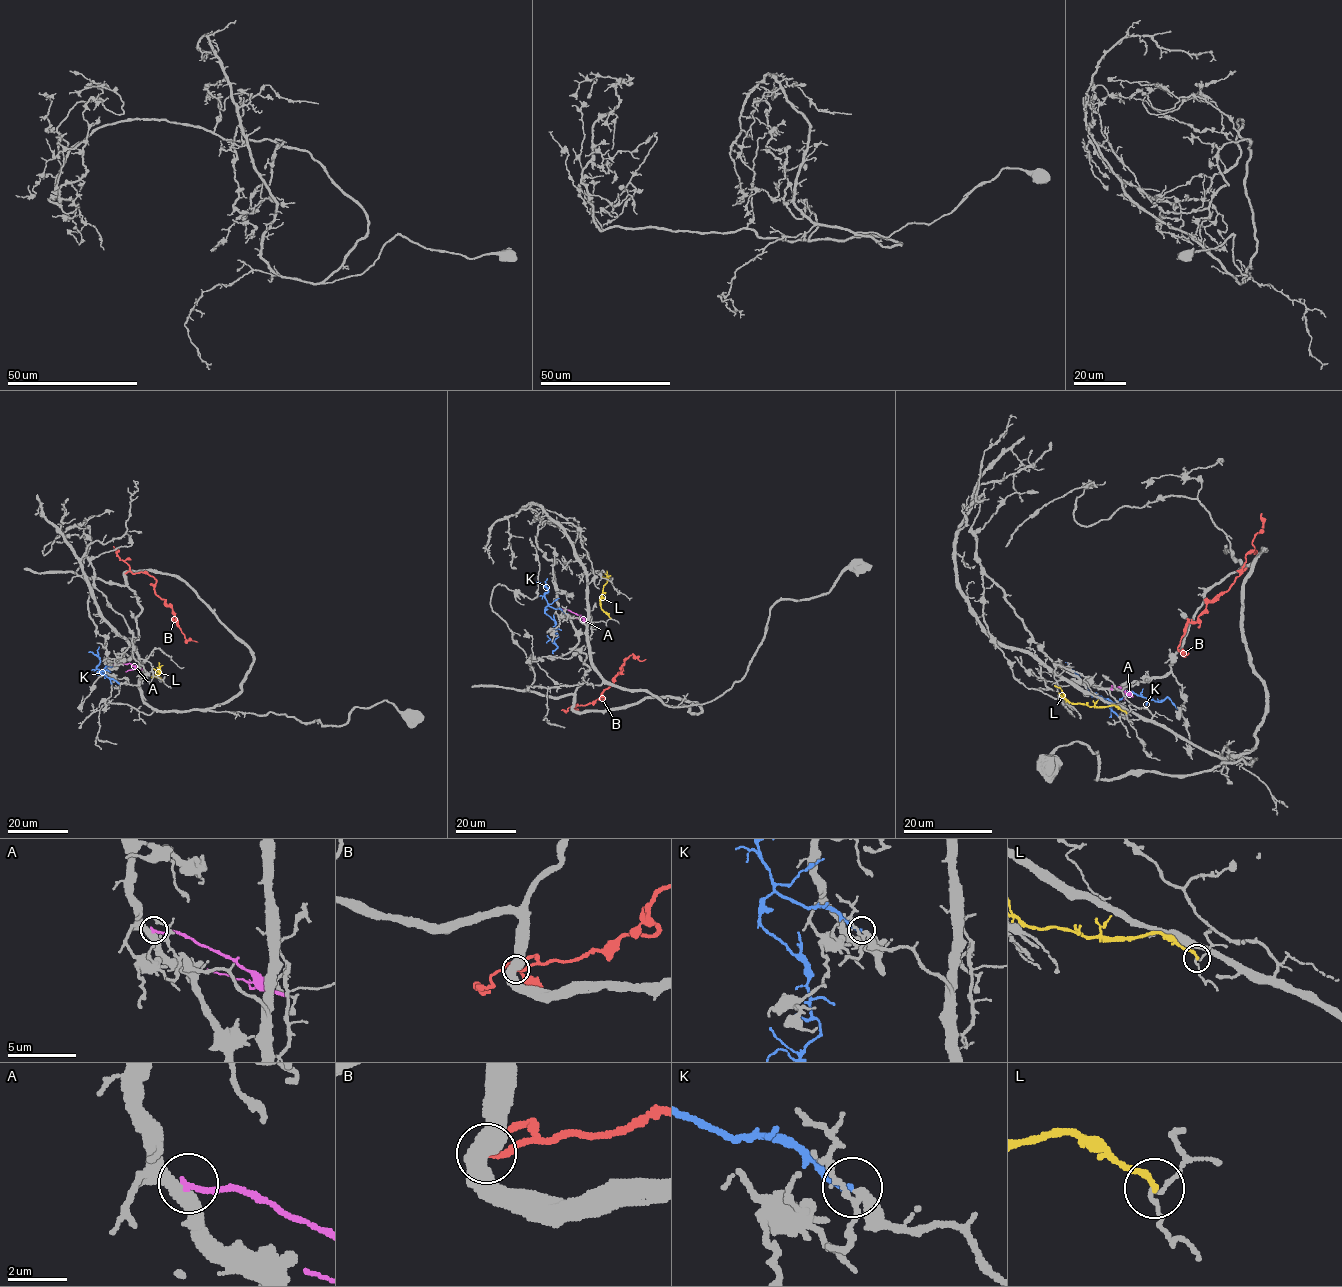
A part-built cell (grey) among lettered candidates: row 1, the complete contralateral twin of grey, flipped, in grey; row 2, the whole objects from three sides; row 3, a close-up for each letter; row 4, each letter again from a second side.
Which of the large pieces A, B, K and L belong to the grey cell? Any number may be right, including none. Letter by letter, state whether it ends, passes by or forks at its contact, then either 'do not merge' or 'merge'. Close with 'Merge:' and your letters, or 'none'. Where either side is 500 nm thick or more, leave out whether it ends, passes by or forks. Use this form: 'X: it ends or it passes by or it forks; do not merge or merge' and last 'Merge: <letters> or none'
A: it ends; do not merge
B: do not merge
K: it ends; merge
L: it ends; do not merge
Merge: K

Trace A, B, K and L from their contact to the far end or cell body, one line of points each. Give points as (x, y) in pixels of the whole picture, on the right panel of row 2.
A: (1111, 689), (1112, 686), (1119, 687), (1127, 693), (1123, 699)
B: (1257, 553), (1255, 550), (1246, 556), (1241, 573), (1206, 606), (1196, 621), (1188, 623), (1178, 645), (1186, 655)
K: (1118, 717), (1106, 700), (1113, 702), (1129, 692), (1159, 701), (1168, 698), (1177, 709)
L: (1126, 714), (1111, 706), (1093, 707), (1070, 702), (1054, 685)

